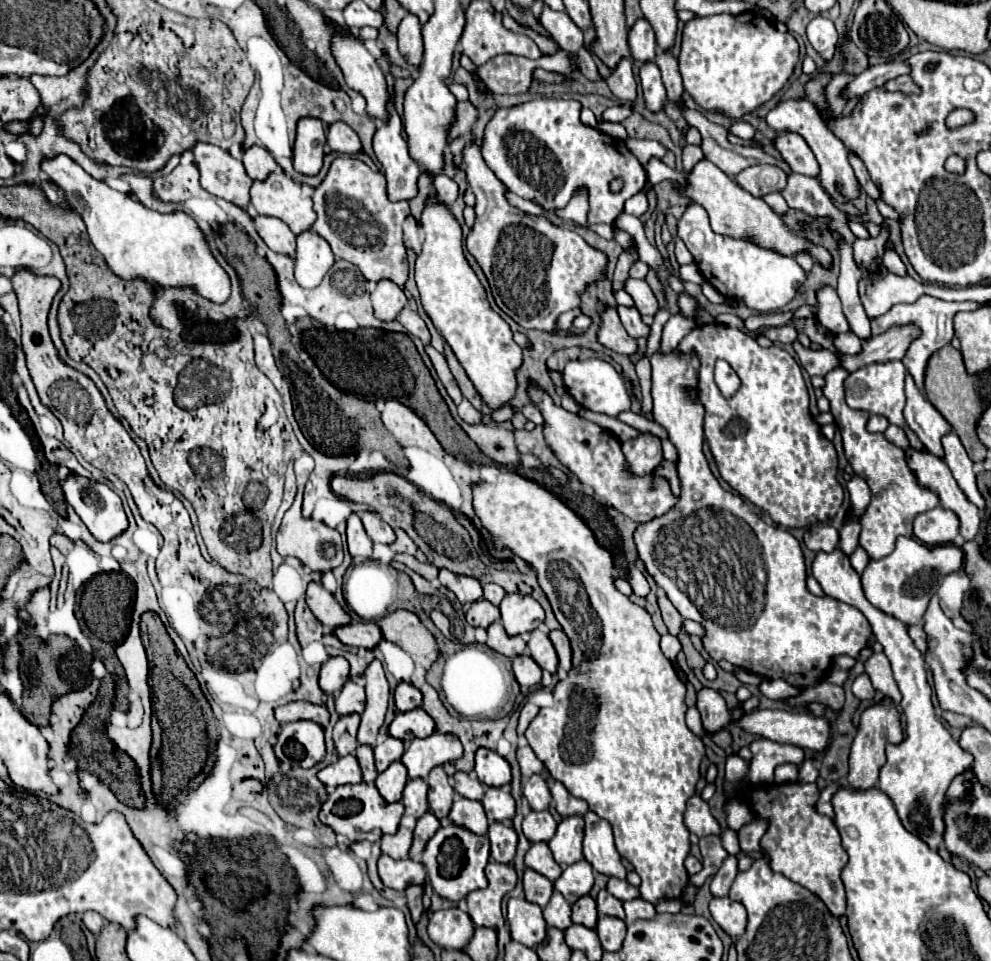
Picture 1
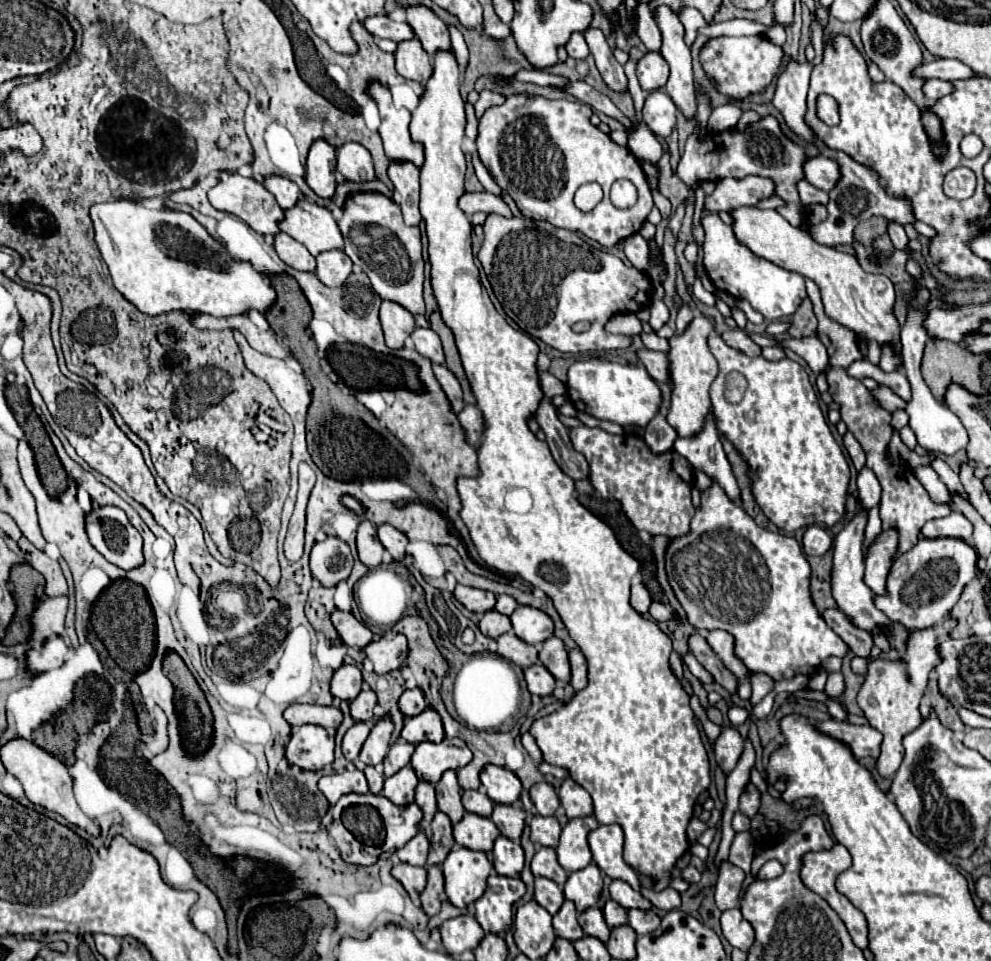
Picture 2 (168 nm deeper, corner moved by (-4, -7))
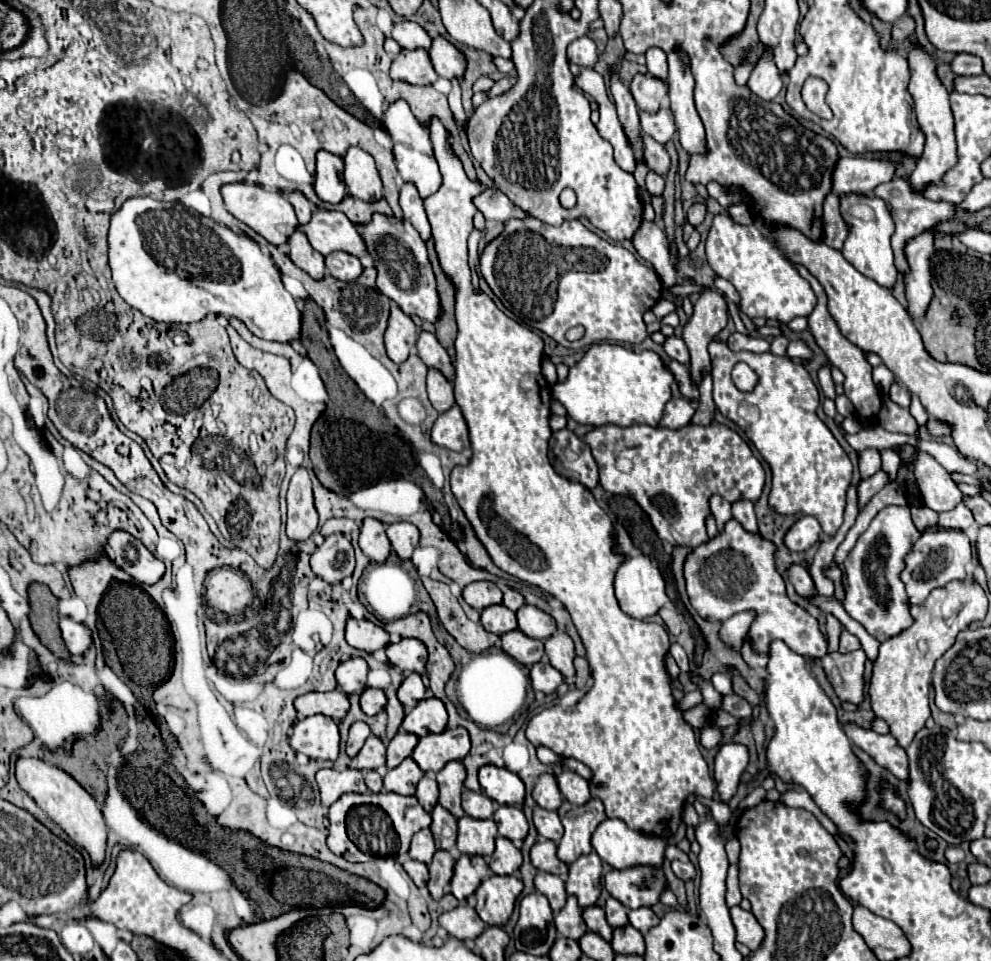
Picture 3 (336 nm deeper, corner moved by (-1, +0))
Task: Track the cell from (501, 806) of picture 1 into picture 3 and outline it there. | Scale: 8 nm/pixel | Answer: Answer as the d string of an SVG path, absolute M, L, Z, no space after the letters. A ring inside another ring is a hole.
M501 806L495 814L493 814L493 820L499 828L499 836L503 838L509 838L511 842L523 842L527 832L529 832L529 824L527 824L527 818L523 814L521 808L515 808L515 806Z

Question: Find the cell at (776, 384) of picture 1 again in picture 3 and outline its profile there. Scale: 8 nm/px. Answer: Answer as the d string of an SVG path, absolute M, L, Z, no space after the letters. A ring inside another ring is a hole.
M713 340L709 344L709 356L713 374L713 400L717 408L723 416L727 416L745 430L749 440L771 466L773 488L769 504L779 514L803 512L815 516L825 536L833 538L843 524L847 488L851 484L853 466L841 444L835 440L831 430L823 424L823 420L819 420L815 412L819 406L819 392L807 370L799 364L793 364L787 356L781 358L769 352L733 352L725 342L719 340ZM737 362L749 364L759 374L759 384L753 392L739 392L735 388L731 380L731 370ZM746 402L753 402L753 405ZM739 416L748 423L758 418L759 420L755 424L747 424Z

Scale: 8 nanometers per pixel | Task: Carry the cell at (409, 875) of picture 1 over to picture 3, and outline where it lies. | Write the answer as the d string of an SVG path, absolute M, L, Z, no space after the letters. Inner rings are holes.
M405 860L405 862L403 862L403 868L405 868L405 872L411 876L411 880L417 884L417 888L427 886L427 882L429 882L427 864L417 862L417 860Z

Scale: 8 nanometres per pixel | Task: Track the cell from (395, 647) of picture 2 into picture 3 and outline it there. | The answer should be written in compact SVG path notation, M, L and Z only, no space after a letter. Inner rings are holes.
M403 638L401 642L387 646L387 656L389 656L389 662L401 670L425 674L427 650L421 640Z

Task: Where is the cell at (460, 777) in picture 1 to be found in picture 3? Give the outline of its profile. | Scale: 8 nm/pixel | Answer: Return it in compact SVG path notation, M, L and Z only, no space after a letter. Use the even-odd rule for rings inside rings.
M463 790L463 810L467 816L475 818L475 820L487 820L493 816L495 806L493 800L481 792L471 792L471 790Z

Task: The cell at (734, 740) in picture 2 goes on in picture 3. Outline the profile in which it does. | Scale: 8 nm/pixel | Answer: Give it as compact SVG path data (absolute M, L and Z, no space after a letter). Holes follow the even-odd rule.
M723 744L715 758L715 784L721 802L729 802L737 794L741 774L749 762L747 748L741 744Z

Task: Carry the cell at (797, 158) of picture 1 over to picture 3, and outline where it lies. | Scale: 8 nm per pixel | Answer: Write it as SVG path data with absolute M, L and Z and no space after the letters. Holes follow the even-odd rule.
M841 158L837 162L835 174L833 174L833 190L835 194L847 194L847 192L871 192L881 182L889 182L895 178L895 164L883 158Z

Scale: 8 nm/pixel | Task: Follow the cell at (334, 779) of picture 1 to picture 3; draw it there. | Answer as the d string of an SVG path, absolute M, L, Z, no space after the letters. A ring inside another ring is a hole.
M345 768L343 772L319 770L317 784L319 784L319 792L321 792L321 804L325 808L329 808L333 802L337 802L337 798L341 798L341 794L349 794L349 792L365 794L367 792L363 774L359 770L351 770L351 768Z

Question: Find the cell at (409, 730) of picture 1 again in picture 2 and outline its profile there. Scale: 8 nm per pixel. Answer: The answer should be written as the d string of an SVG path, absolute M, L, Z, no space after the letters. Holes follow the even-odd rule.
M424 709L420 715L408 717L404 721L402 739L412 743L412 745L422 743L422 741L440 743L444 739L444 729L442 729L440 715L434 709Z

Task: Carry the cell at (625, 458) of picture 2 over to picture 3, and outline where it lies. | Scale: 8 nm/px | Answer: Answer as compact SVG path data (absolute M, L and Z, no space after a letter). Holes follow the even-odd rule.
M711 420L707 426L699 426L689 422L683 428L669 430L669 428L651 428L651 426L629 426L629 428L619 428L619 426L599 426L593 428L583 436L583 440L591 446L593 458L599 466L599 484L615 496L629 496L633 498L651 518L659 538L663 542L669 542L673 546L689 546L697 548L705 542L709 542L705 520L711 514L709 500L711 496L719 494L725 498L729 504L737 500L749 500L757 502L763 488L765 488L765 470L761 462L753 456L749 444L731 428L725 424L719 424ZM619 460L629 460L631 470L621 470L617 466Z

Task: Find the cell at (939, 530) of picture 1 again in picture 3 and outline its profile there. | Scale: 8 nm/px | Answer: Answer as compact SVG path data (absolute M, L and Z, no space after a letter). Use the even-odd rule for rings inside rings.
M961 502L949 512L939 514L939 526L941 528L955 528L955 530L969 530L975 524L975 518L971 510Z

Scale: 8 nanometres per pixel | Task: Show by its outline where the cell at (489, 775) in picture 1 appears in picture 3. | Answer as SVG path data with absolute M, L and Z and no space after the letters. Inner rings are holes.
M483 766L479 770L479 782L485 794L499 802L501 806L515 806L523 804L525 798L525 786L521 778L507 768L497 768L497 766Z

